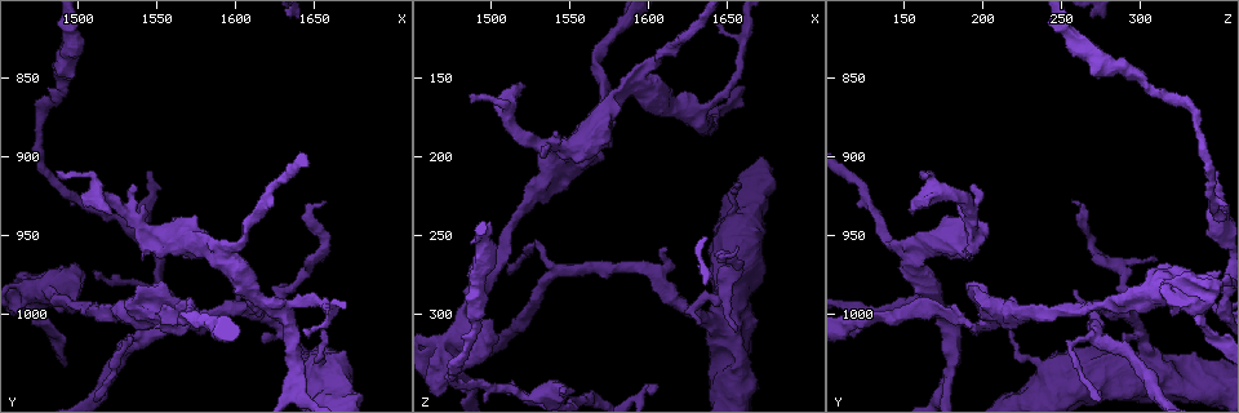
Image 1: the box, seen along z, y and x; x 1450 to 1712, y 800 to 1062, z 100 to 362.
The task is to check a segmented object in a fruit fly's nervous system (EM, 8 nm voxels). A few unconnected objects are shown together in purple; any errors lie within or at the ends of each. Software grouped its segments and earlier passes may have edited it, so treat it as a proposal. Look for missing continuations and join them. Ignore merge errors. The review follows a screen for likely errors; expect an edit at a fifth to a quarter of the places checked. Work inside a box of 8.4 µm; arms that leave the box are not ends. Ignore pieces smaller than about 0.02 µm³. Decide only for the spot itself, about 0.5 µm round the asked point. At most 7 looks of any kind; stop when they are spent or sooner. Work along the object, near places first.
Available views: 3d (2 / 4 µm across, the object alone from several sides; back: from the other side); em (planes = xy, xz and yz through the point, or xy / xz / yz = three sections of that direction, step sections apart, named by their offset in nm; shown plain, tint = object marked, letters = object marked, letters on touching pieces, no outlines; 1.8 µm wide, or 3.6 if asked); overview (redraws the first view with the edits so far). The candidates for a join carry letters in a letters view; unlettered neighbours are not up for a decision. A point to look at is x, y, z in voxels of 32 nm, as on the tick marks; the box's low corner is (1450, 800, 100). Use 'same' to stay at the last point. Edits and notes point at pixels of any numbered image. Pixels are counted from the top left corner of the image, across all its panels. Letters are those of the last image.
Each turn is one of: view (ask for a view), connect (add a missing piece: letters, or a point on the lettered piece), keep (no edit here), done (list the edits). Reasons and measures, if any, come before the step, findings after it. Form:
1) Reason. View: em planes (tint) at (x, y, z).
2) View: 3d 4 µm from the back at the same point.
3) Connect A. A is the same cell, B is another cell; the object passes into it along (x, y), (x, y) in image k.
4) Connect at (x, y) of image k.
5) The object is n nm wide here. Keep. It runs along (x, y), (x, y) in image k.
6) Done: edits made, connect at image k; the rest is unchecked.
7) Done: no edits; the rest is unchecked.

Four or more arms meet. View: 3d 4 µm at (1470, 988, 322).

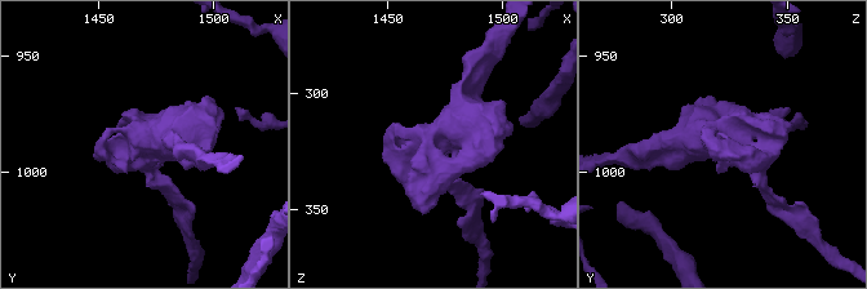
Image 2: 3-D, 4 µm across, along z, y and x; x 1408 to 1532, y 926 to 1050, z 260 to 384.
4 arms meet here. View: em yz step 4 (letters) at (1471, 989, 321).

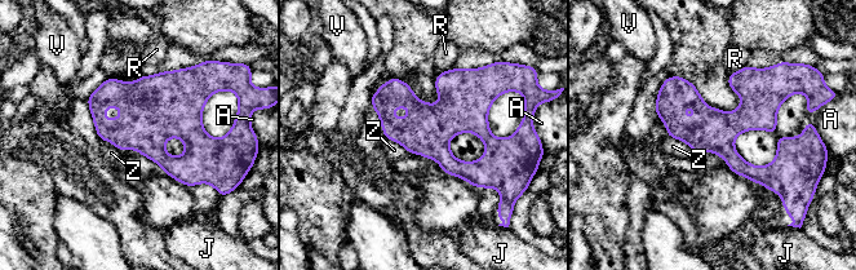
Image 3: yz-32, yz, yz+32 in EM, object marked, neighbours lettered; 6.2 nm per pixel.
Keep. A, J, R, V and Z are other cells; it runs along (662, 89), (790, 141) in image 3; none of them fits.

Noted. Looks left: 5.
Branch stops here. View: em planes (letters) at (1614, 1016, 290).

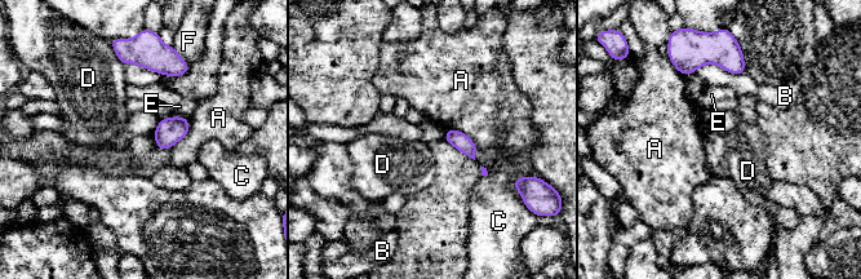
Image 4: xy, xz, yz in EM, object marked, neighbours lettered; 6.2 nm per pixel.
Keep. A, B, C, D, E and F are other cells; a border runs along (187, 118), (189, 132), (167, 150) in image 4; none of them fits.

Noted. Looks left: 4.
Tapers out. View: em xz step 8 (tint) at (1654, 930, 256).

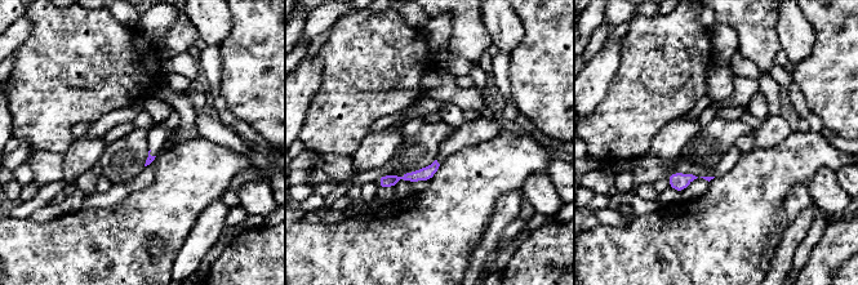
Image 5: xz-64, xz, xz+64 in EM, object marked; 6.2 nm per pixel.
Another direction. View: em planes (letters) at the same point.

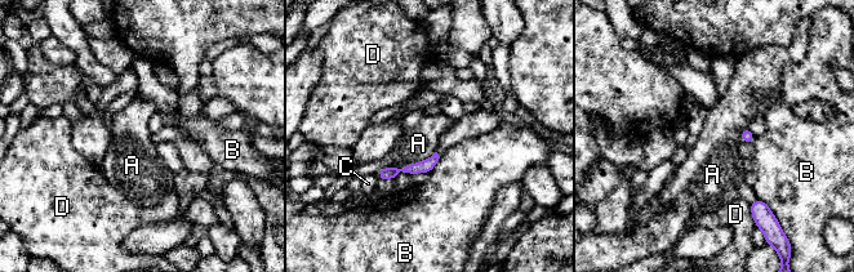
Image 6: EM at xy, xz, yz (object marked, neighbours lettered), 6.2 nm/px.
The longest contact is with A, 280 nm. Keep. A, B, C and D are other cells; no lettered piece goes on from it.

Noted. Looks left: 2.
Done: no edits; the rest is unchecked.

